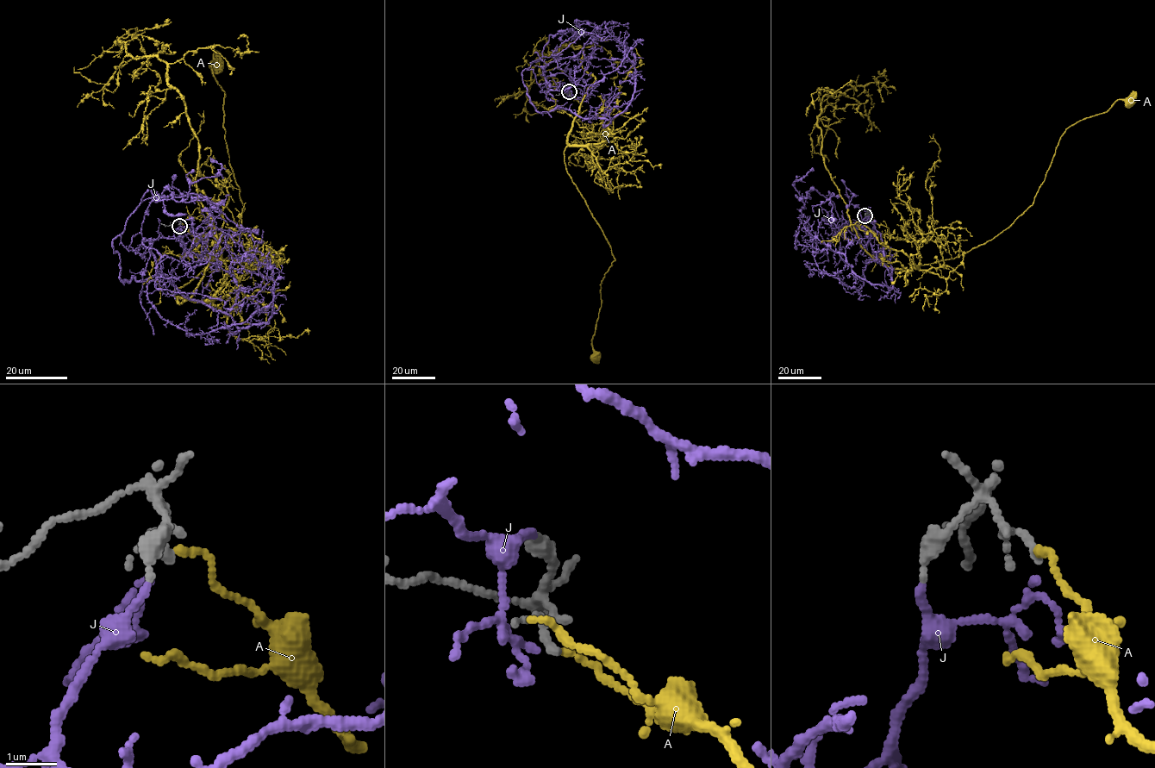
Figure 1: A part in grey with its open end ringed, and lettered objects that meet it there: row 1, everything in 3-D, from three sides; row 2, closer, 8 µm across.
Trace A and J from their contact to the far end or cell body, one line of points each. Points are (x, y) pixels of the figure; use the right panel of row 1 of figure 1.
A: (870, 214), (894, 237), (914, 240), (917, 268), (957, 258), (1033, 204), (1064, 131), (1117, 100), (1129, 102)
J: (864, 215), (860, 227), (891, 270), (892, 287), (862, 279), (843, 253), (795, 241), (800, 218)

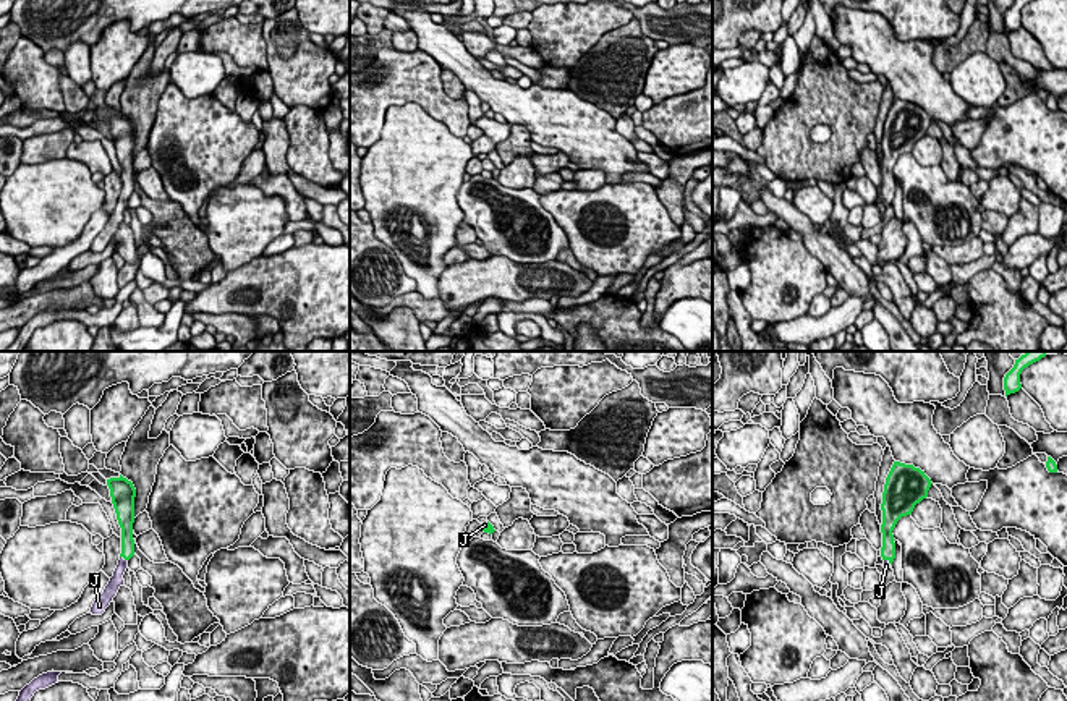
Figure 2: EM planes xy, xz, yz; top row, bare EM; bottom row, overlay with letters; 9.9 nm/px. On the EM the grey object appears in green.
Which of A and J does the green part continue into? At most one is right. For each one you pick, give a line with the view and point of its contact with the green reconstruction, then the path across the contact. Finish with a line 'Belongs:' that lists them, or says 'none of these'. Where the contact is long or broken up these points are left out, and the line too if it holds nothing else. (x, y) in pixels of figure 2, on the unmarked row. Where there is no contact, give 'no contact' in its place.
J: xy (123, 195) | across xy (127, 170), (123, 195), (117, 217)
Belongs: J

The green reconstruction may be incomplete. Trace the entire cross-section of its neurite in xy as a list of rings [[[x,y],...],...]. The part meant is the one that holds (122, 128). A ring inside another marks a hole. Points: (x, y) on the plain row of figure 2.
[[[121,112],[118,115],[107,117],[107,123],[121,165],[121,191],[113,214],[89,248],[92,253],[102,253],[110,243],[118,227],[125,222],[123,212],[128,206],[128,198],[134,193],[133,160],[136,126],[133,120]]]

